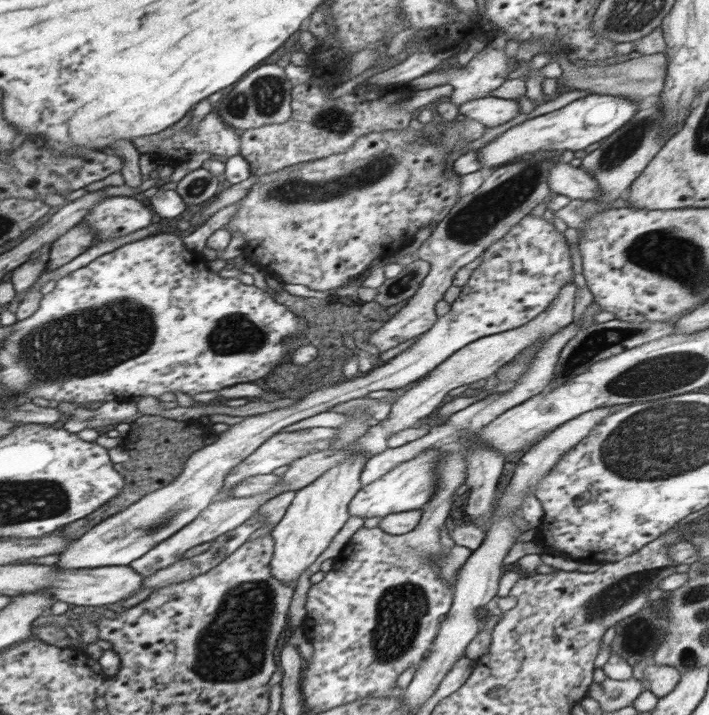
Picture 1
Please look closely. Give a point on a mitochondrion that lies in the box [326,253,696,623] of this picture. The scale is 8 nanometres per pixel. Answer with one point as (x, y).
(593, 344)

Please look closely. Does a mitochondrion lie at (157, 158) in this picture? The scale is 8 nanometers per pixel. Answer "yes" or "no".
no

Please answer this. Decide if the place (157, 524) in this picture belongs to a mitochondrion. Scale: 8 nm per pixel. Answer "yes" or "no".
yes

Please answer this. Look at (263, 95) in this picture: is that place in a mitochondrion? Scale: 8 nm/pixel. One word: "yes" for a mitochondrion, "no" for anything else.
yes

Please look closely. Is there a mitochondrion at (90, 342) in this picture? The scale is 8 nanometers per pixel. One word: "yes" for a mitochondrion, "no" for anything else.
yes

